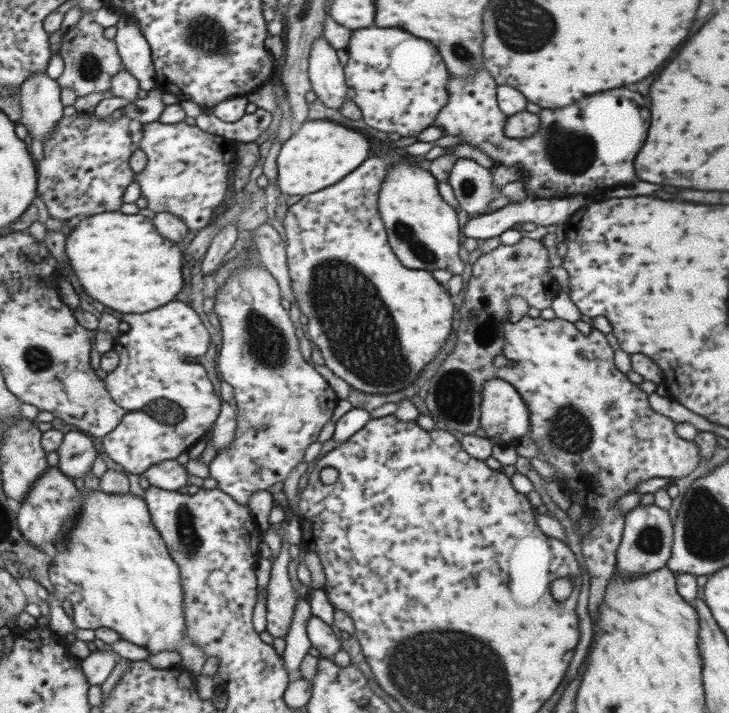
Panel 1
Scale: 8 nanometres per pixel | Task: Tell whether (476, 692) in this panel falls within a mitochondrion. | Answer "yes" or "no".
yes

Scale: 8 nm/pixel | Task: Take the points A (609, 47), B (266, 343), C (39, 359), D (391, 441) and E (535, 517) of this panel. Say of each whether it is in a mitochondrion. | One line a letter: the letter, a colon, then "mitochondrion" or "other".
A: other
B: mitochondrion
C: mitochondrion
D: other
E: other

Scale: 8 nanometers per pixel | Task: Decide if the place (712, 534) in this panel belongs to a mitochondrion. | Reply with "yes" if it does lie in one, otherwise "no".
yes

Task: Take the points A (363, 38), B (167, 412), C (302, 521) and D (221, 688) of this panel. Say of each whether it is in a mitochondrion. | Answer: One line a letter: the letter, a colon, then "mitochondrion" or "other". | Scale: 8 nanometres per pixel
A: other
B: mitochondrion
C: other
D: other

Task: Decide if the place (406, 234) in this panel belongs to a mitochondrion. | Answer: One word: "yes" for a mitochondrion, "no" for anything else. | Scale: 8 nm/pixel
yes

